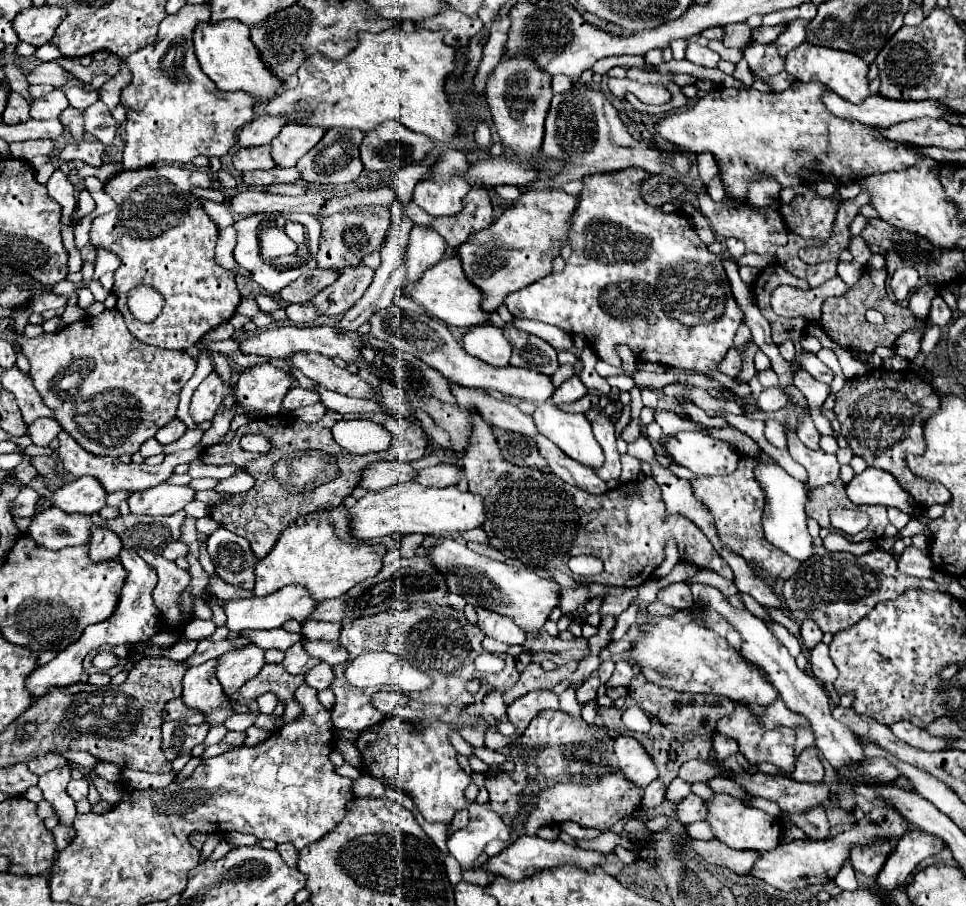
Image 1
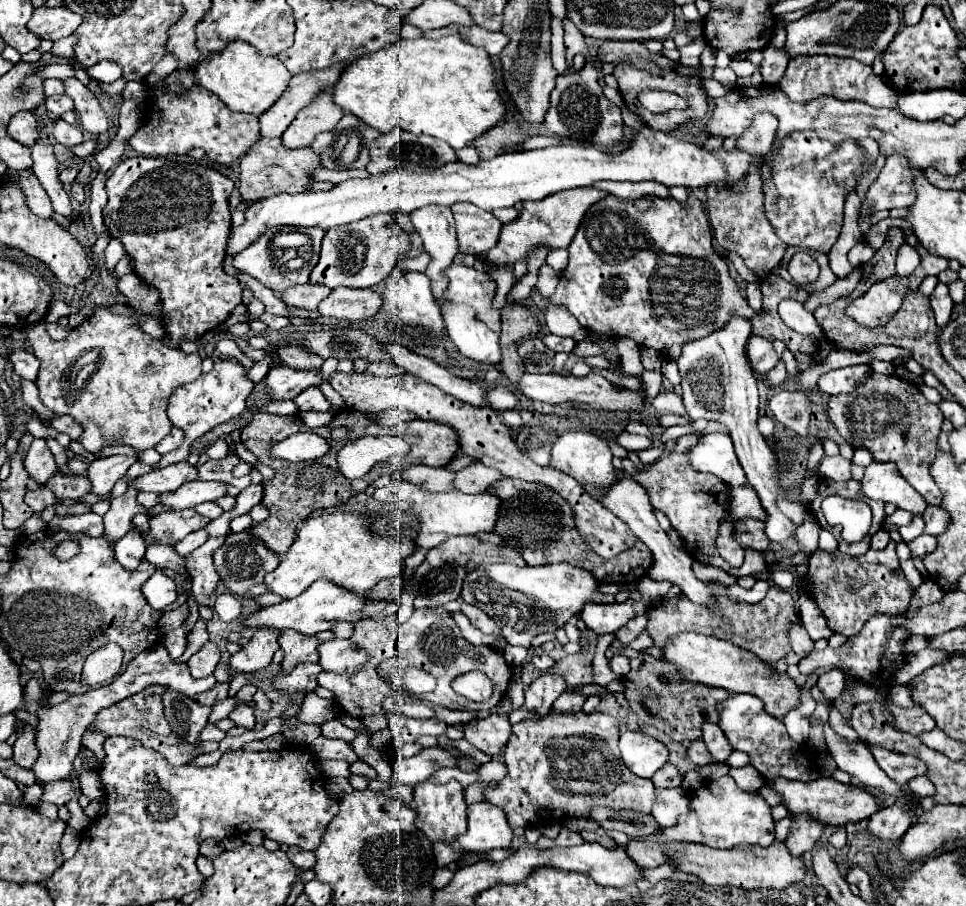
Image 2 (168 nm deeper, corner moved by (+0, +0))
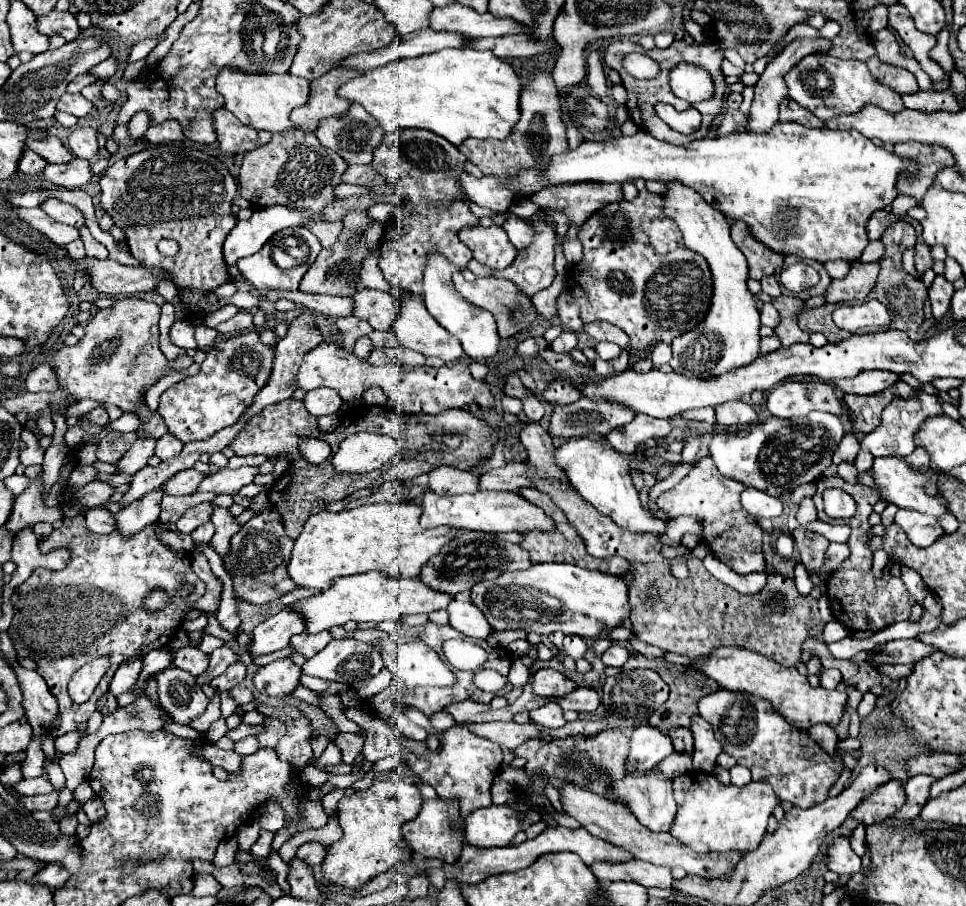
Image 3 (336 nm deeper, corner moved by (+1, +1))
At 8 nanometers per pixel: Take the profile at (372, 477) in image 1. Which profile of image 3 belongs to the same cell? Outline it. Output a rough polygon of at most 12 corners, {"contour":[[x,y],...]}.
{"contour":[[436,467],[428,485],[438,495],[476,493],[478,475]]}

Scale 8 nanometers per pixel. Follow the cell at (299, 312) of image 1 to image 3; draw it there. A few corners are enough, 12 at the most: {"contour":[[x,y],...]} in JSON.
{"contour":[[354,293],[354,315],[376,331],[388,331],[396,317],[390,293]]}

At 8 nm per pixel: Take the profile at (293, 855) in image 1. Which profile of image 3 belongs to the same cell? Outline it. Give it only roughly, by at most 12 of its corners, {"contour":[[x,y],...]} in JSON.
{"contour":[[306,843],[296,857],[314,867],[324,861],[328,849],[320,843]]}

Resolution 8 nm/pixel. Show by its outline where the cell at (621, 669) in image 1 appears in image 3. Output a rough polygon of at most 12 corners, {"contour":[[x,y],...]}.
{"contour":[[612,643],[602,653],[602,663],[622,667],[630,657],[630,649]]}

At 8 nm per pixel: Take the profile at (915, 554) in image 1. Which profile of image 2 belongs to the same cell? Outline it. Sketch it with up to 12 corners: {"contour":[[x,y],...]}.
{"contour":[[921,534],[909,542],[911,556],[925,560],[935,538]]}

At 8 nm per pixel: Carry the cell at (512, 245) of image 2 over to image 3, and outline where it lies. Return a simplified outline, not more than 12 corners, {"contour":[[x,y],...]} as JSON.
{"contour":[[594,181],[552,185],[532,197],[542,205],[568,201],[564,213],[582,225],[620,201],[622,185]]}

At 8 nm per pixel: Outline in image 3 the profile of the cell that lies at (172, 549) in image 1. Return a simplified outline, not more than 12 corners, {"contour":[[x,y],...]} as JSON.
{"contour":[[212,523],[200,525],[194,533],[194,541],[208,543],[214,535]]}

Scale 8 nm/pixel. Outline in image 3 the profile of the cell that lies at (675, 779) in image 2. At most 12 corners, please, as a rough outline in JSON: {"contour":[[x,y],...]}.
{"contour":[[672,753],[660,763],[668,779],[692,773],[690,753]]}

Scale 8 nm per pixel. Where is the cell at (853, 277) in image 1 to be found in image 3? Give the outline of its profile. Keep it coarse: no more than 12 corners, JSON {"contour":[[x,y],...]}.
{"contour":[[830,261],[824,267],[832,279],[850,271],[846,261]]}

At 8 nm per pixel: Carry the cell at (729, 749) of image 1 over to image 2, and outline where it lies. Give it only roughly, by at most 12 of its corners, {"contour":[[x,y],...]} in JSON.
{"contour":[[703,724],[703,742],[717,762],[733,752],[717,724]]}

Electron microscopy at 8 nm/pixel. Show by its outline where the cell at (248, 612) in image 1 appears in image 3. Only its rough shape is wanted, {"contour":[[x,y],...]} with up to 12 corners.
{"contour":[[368,571],[296,601],[306,631],[446,609],[420,579]]}

